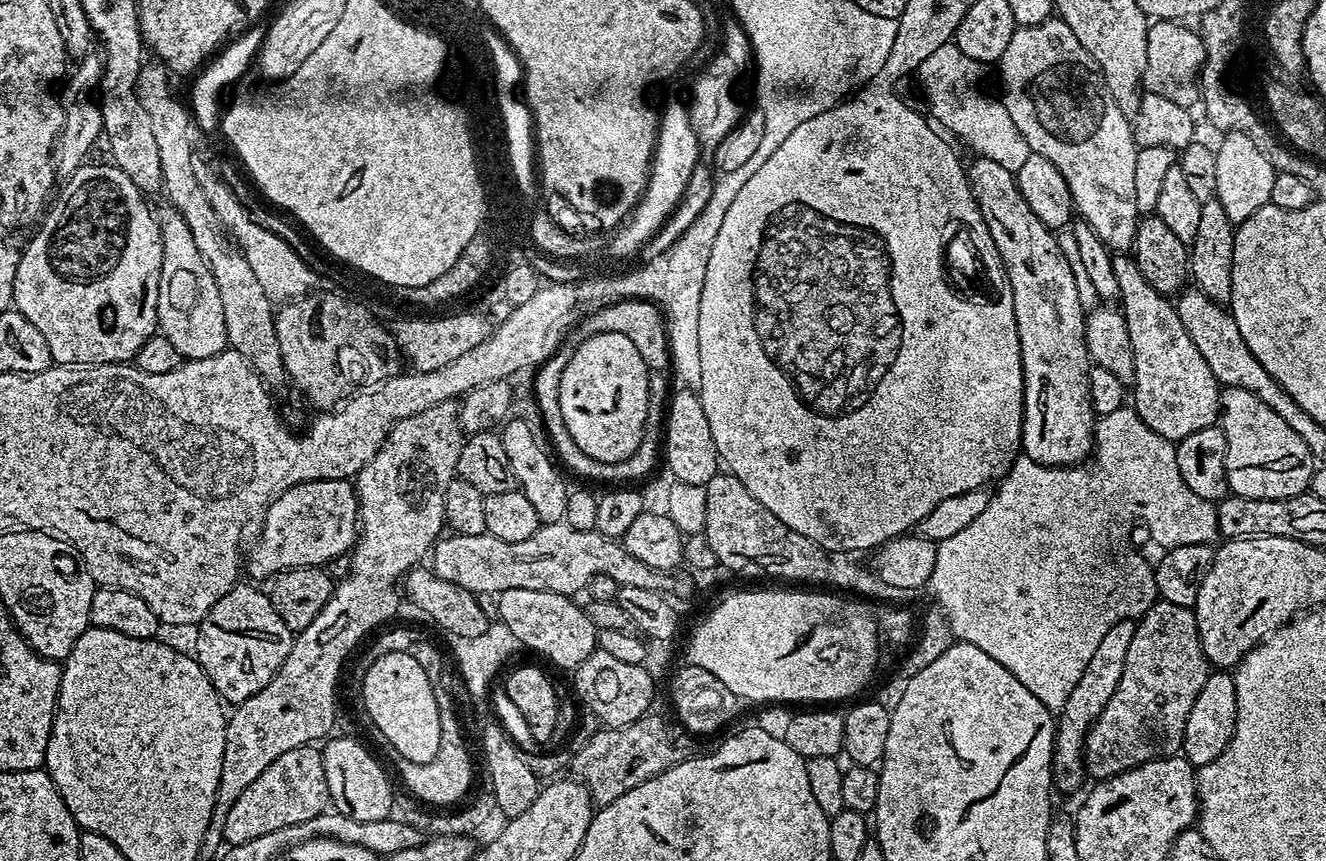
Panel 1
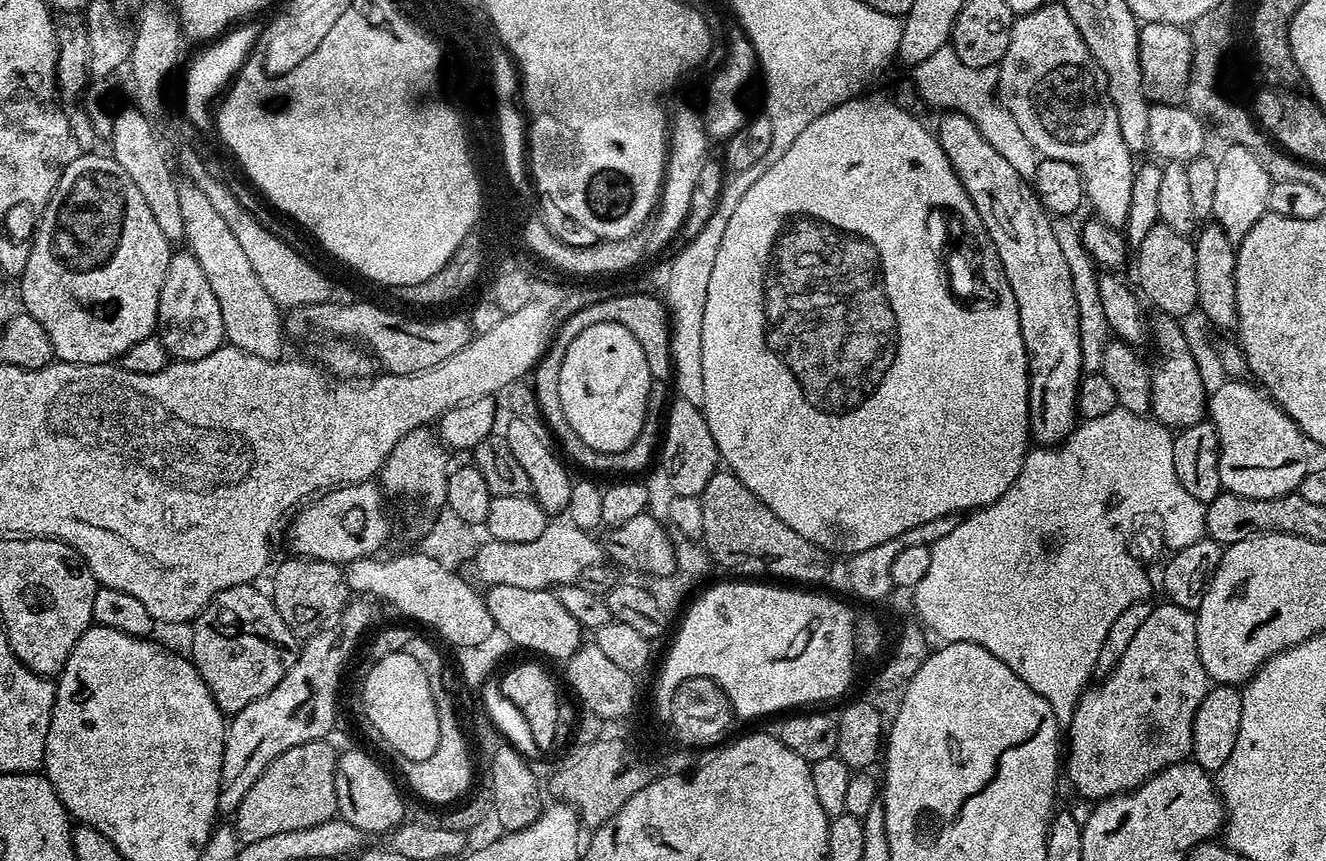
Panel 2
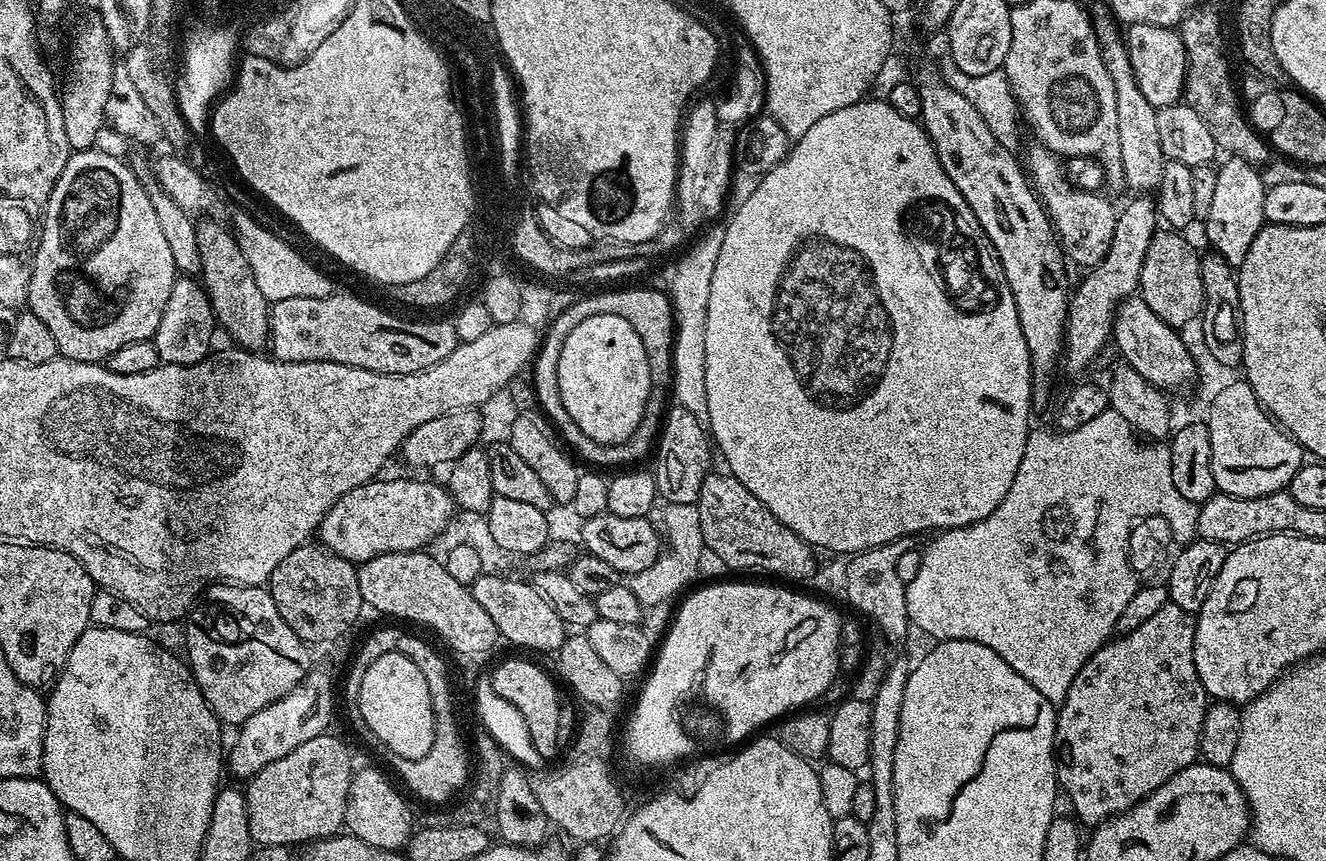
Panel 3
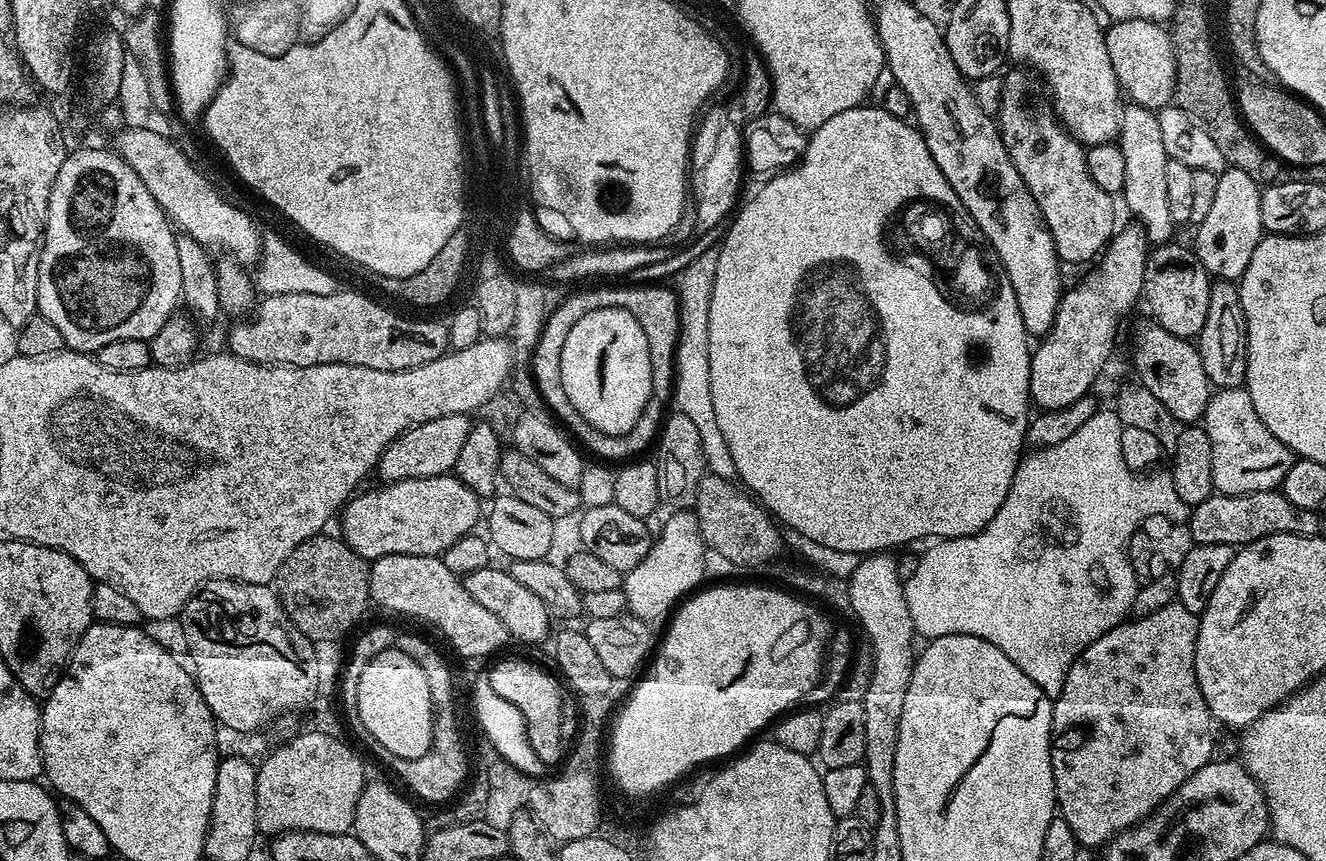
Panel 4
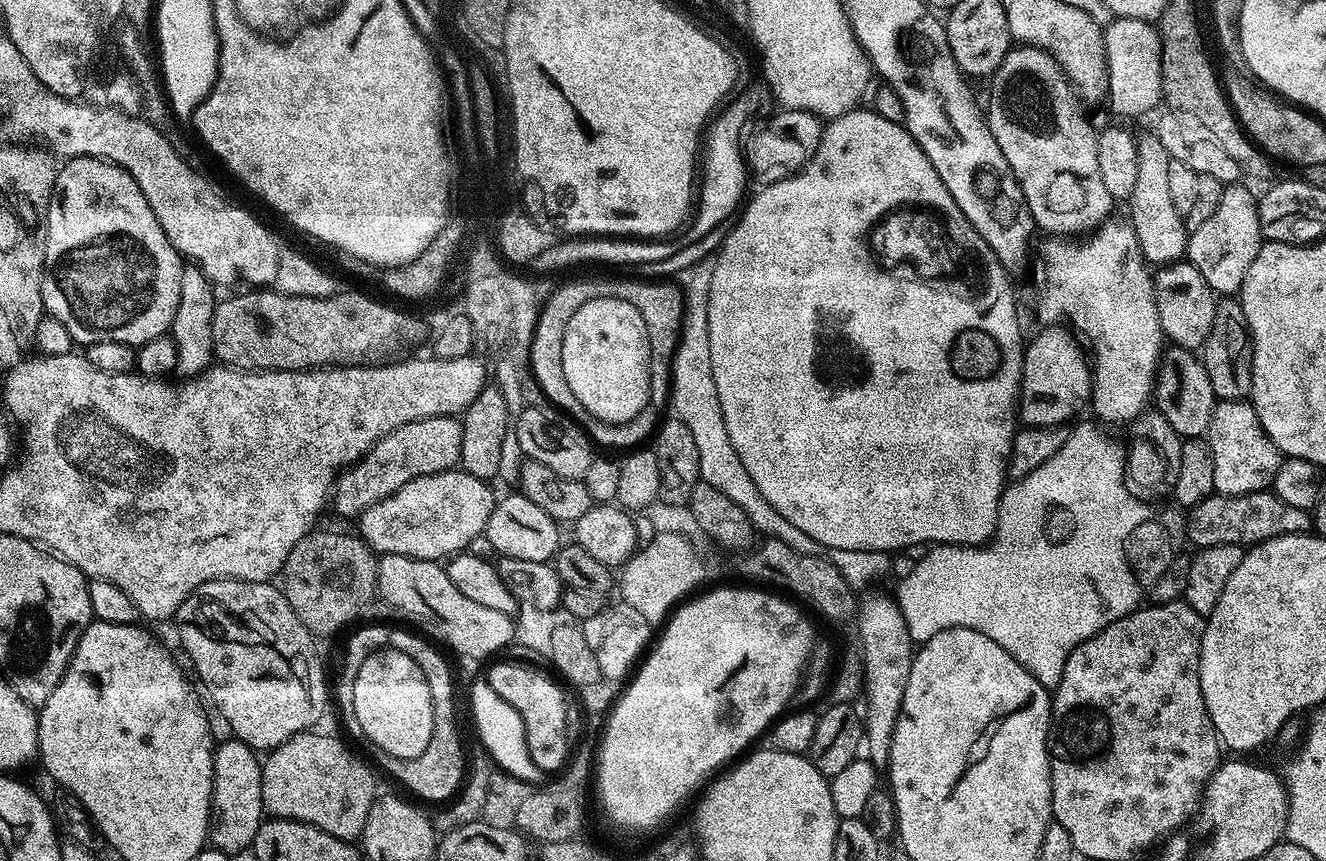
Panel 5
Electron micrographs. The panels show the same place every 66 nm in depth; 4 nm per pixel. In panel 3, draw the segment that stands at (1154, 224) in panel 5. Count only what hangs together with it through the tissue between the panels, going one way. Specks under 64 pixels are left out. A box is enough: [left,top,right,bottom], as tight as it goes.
[1095,21,1166,192]

